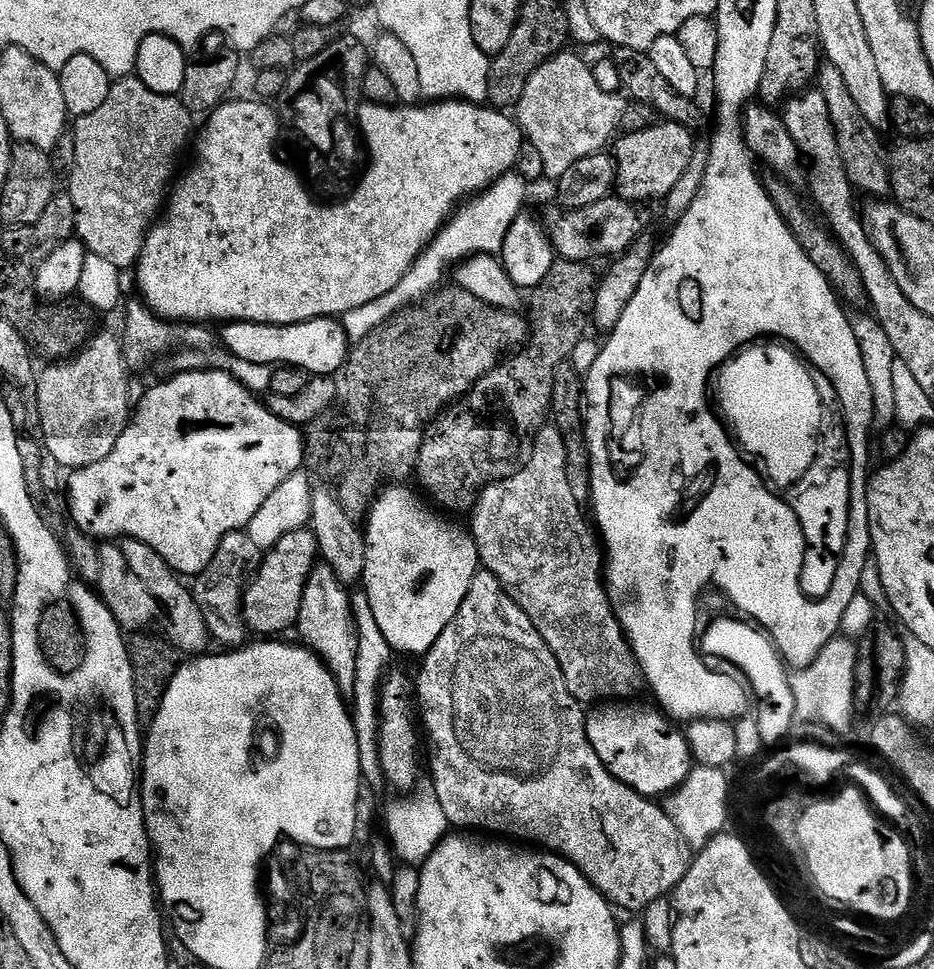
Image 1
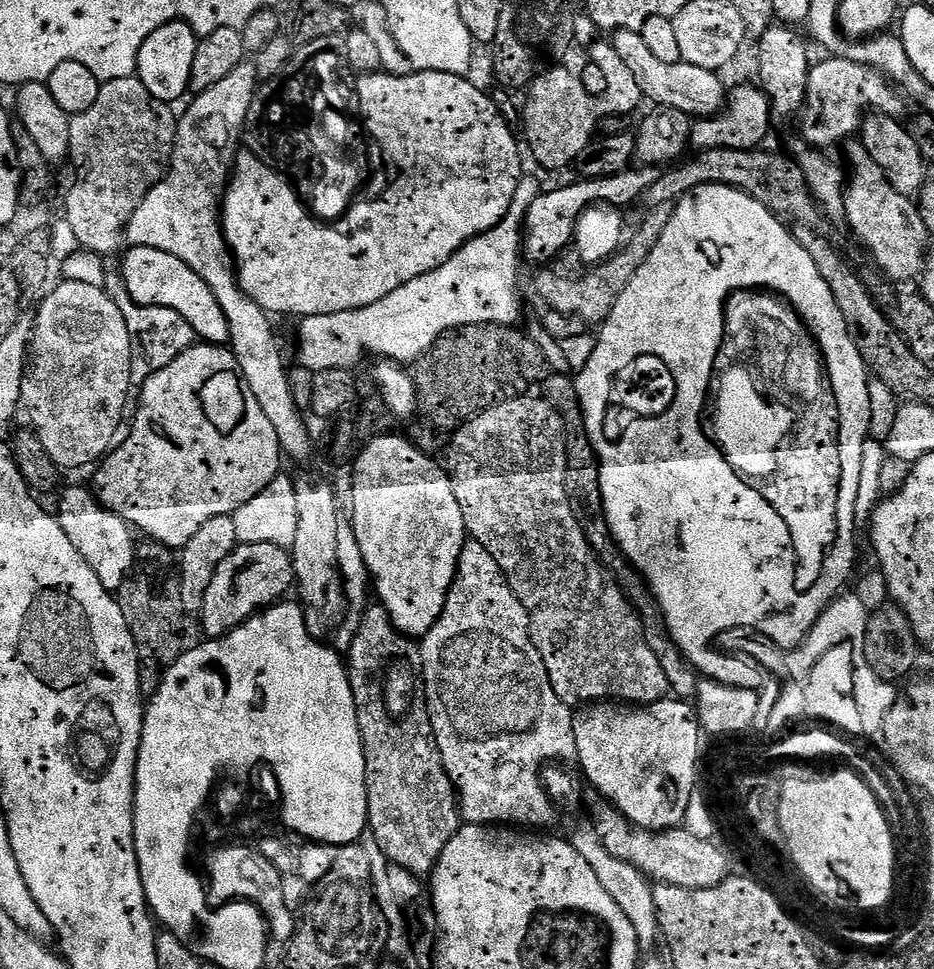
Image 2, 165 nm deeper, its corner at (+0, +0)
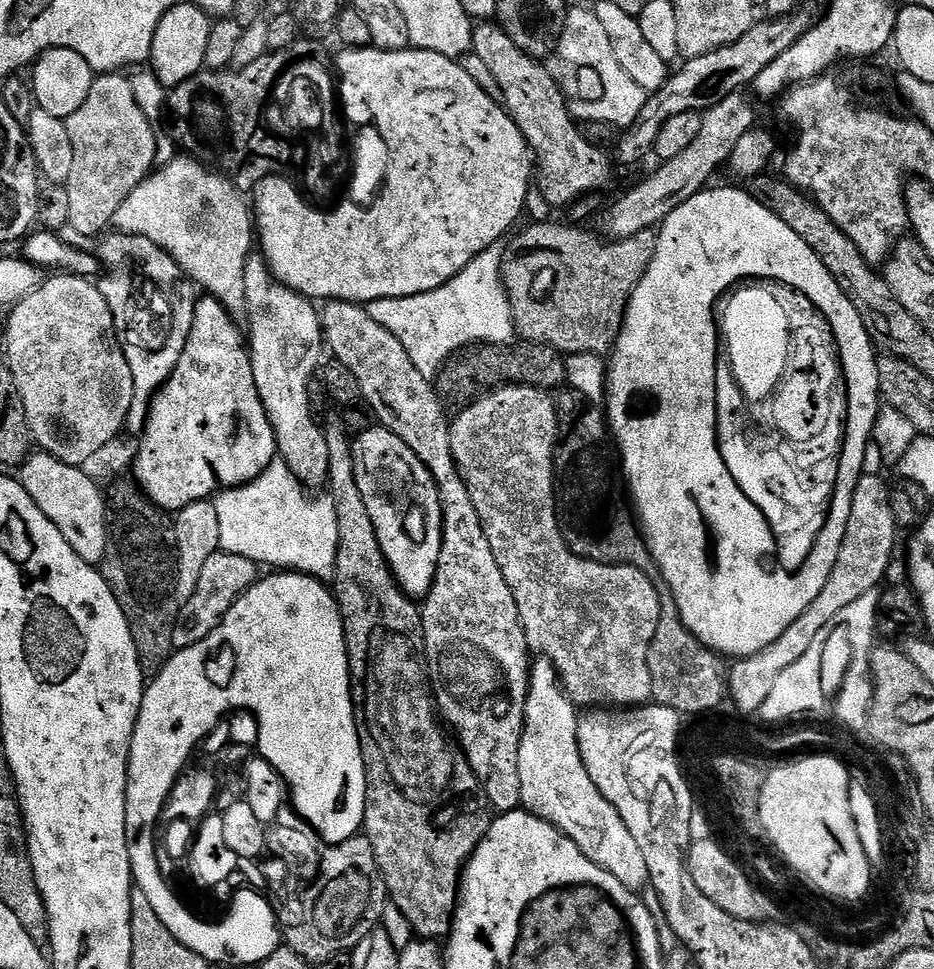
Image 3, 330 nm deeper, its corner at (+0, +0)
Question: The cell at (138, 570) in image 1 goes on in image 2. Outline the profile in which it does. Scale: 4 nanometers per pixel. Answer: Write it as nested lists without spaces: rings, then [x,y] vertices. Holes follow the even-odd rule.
[[[66,488],[59,493],[61,496],[58,519],[62,530],[66,530],[70,542],[74,542],[74,550],[78,550],[78,554],[86,558],[94,574],[98,574],[98,582],[102,582],[102,586],[108,592],[119,593],[120,587],[127,583],[128,577],[138,564],[136,559],[138,544],[137,541],[132,541],[133,529],[121,516],[105,512],[100,501],[89,489],[87,492],[84,488]]]

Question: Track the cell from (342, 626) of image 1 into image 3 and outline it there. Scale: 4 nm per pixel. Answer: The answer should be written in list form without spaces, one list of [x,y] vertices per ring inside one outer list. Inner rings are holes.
[[[252,254],[246,262],[246,344],[250,349],[254,382],[258,386],[258,398],[262,398],[262,406],[270,418],[270,426],[274,430],[276,451],[279,459],[293,471],[303,487],[308,490],[320,490],[328,483],[330,470],[330,453],[326,450],[326,438],[323,427],[310,410],[312,396],[308,387],[321,367],[320,355],[326,352],[324,343],[324,327],[320,324],[320,312],[313,301],[308,300],[290,290],[282,282],[274,278],[263,255]]]

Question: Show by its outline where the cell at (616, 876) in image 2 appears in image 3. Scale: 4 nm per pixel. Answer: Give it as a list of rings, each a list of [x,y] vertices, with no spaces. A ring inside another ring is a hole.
[[[543,658],[537,661],[530,668],[524,734],[518,748],[518,782],[522,782],[520,803],[523,811],[533,812],[550,822],[563,836],[569,836],[590,862],[614,874],[614,878],[631,892],[643,893],[649,882],[642,849],[634,842],[630,830],[626,830],[622,814],[606,802],[590,774],[586,774],[578,750],[577,705],[564,691],[556,667]]]

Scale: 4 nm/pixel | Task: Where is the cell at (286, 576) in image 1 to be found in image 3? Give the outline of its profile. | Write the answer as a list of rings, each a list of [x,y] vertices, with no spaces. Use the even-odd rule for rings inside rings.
[[[223,551],[216,552],[206,562],[190,600],[180,605],[180,613],[172,635],[173,649],[189,648],[207,638],[220,625],[224,615],[231,610],[234,601],[244,592],[251,590],[261,576],[261,565],[250,558],[238,557],[237,554]]]

